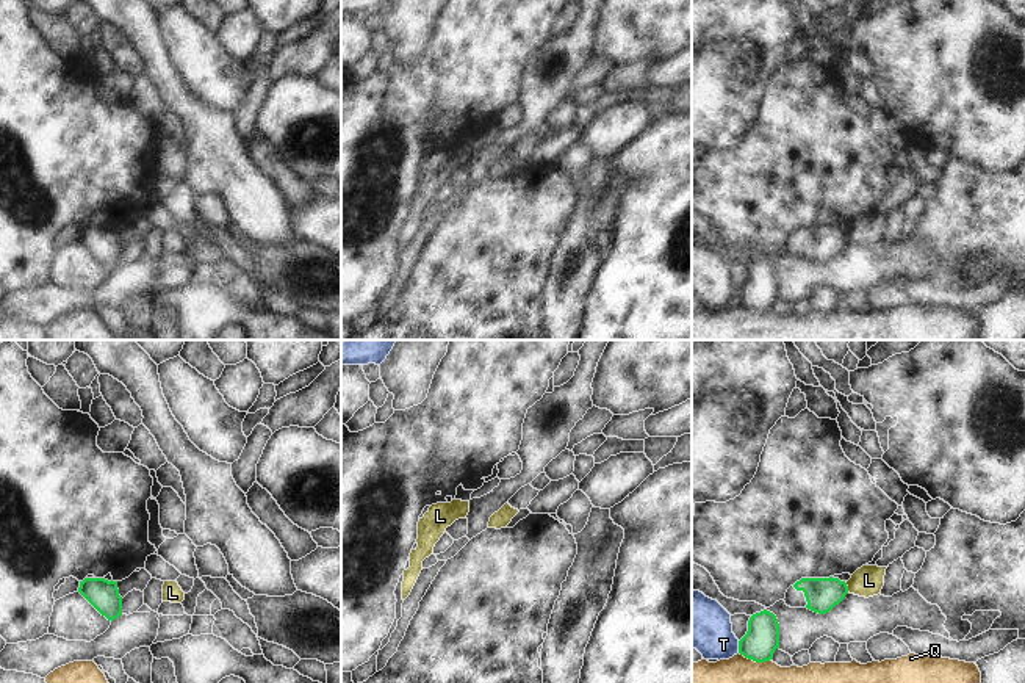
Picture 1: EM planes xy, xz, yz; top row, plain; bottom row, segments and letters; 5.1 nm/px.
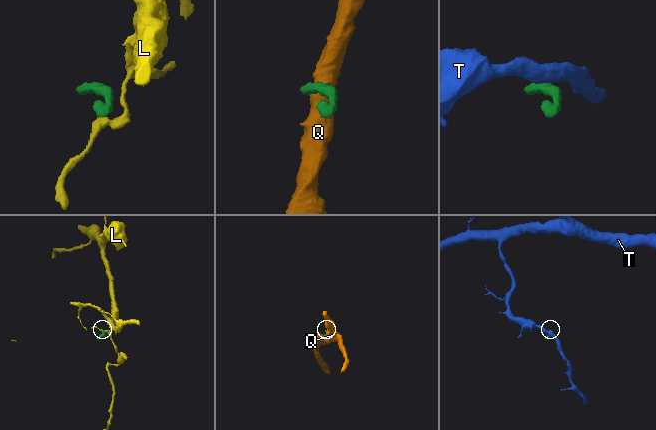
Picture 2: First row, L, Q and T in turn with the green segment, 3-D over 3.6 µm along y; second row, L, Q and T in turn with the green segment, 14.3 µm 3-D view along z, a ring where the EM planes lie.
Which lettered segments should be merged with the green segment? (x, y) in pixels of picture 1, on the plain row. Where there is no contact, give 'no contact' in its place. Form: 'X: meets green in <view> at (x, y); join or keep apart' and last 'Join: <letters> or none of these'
L: meets green in yz at (847, 235); keep apart
Q: meets green in yz at (755, 309); keep apart
T: meets green in yz at (739, 296); keep apart
Join: none of these

